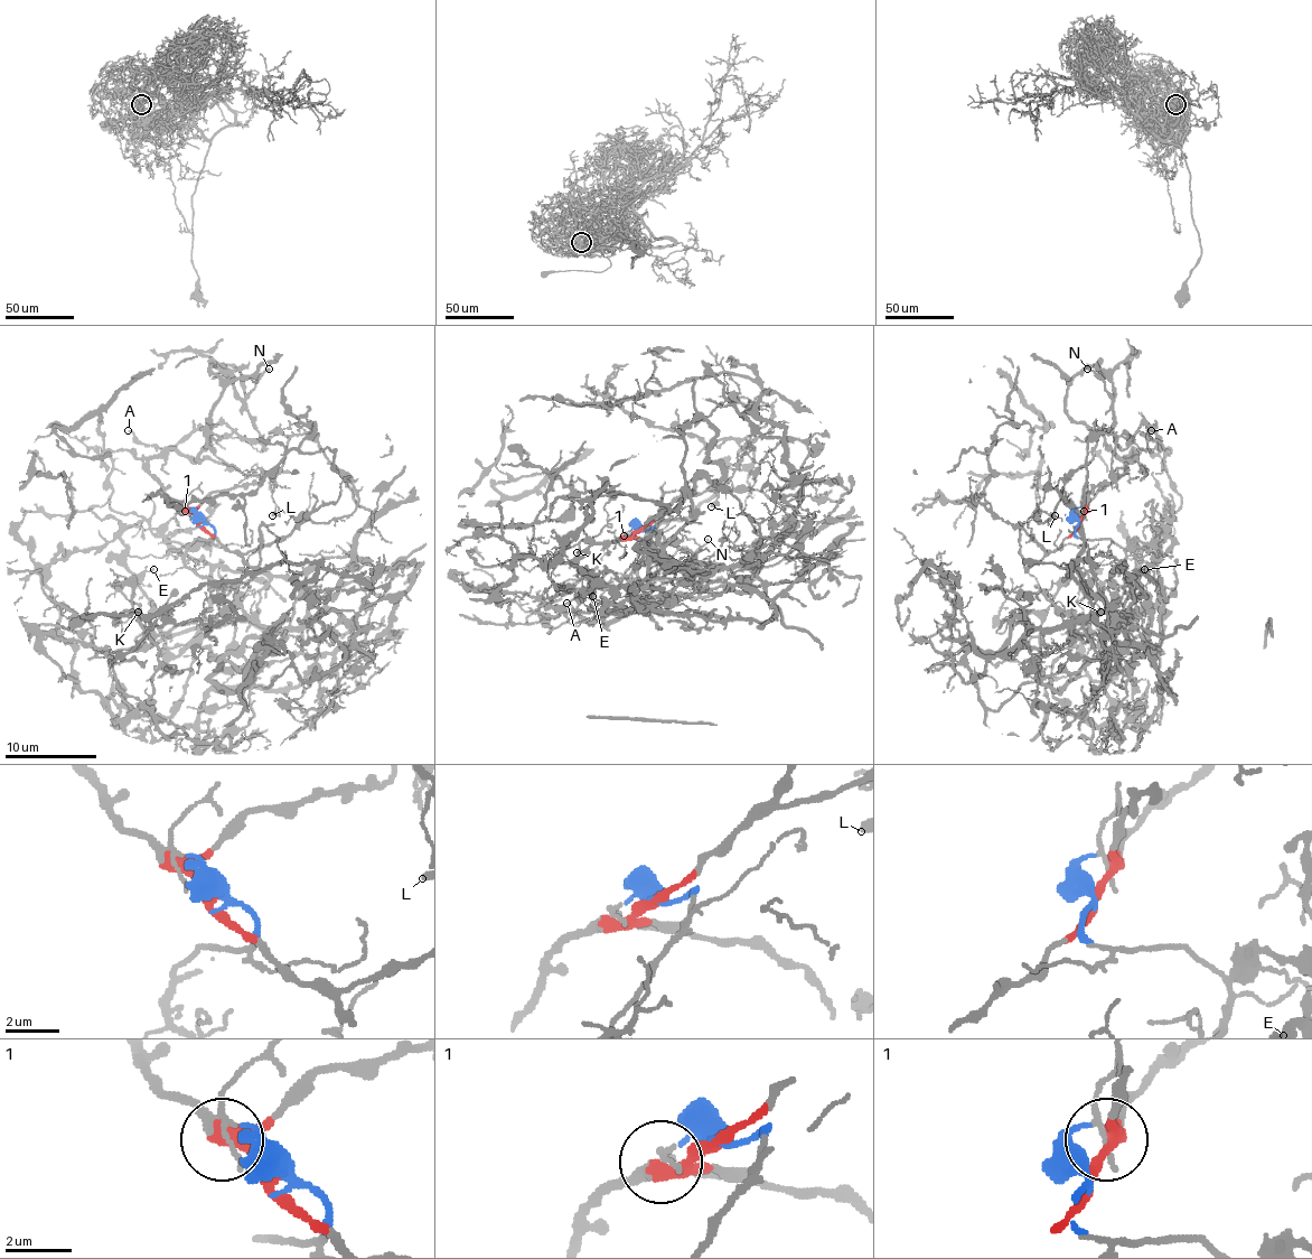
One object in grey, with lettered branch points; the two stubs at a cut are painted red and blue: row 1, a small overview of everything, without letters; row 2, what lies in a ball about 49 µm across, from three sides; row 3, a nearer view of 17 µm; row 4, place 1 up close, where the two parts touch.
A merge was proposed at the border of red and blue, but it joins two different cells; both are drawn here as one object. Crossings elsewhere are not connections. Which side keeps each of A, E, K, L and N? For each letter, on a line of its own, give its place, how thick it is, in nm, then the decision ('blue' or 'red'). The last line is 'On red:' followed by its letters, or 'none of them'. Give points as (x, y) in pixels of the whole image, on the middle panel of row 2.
A: at (567, 603); 150 nm thick; red
E: at (592, 596); 110 nm thick; blue
K: at (577, 552); 120 nm thick; blue
L: at (711, 506); 320 nm thick; blue
N: at (708, 539); 150 nm thick; red
On red: A, N

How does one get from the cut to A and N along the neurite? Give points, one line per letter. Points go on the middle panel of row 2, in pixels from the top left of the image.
A: (639, 531), (591, 579), (637, 579), (659, 518), (650, 544), (699, 581), (607, 612), (568, 603)
N: (639, 531), (605, 549), (591, 579), (637, 579), (653, 518), (662, 520), (650, 544), (680, 566), (708, 538)

